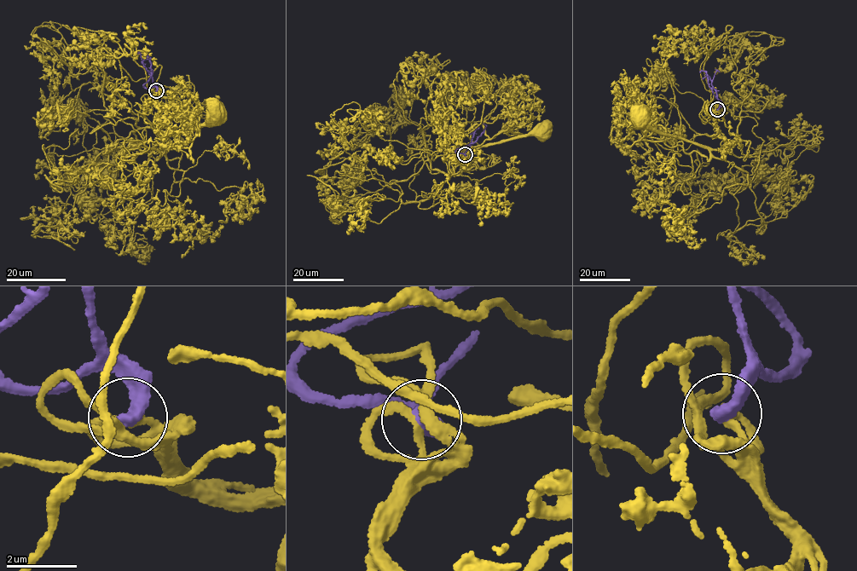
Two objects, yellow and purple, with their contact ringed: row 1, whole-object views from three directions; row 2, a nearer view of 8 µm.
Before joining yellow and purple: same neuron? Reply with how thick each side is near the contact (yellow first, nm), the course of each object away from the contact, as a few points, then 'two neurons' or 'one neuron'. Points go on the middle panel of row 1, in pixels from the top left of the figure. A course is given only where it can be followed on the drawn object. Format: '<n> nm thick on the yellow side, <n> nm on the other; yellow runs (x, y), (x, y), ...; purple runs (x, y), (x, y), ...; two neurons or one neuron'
170 nm thick on the yellow side, 420 nm on the other; yellow runs (464, 154), (467, 166), (500, 160), (446, 138), (431, 167), (541, 132); purple runs (464, 154), (455, 150), (471, 143), (483, 132), (486, 125), (483, 124); two neurons

